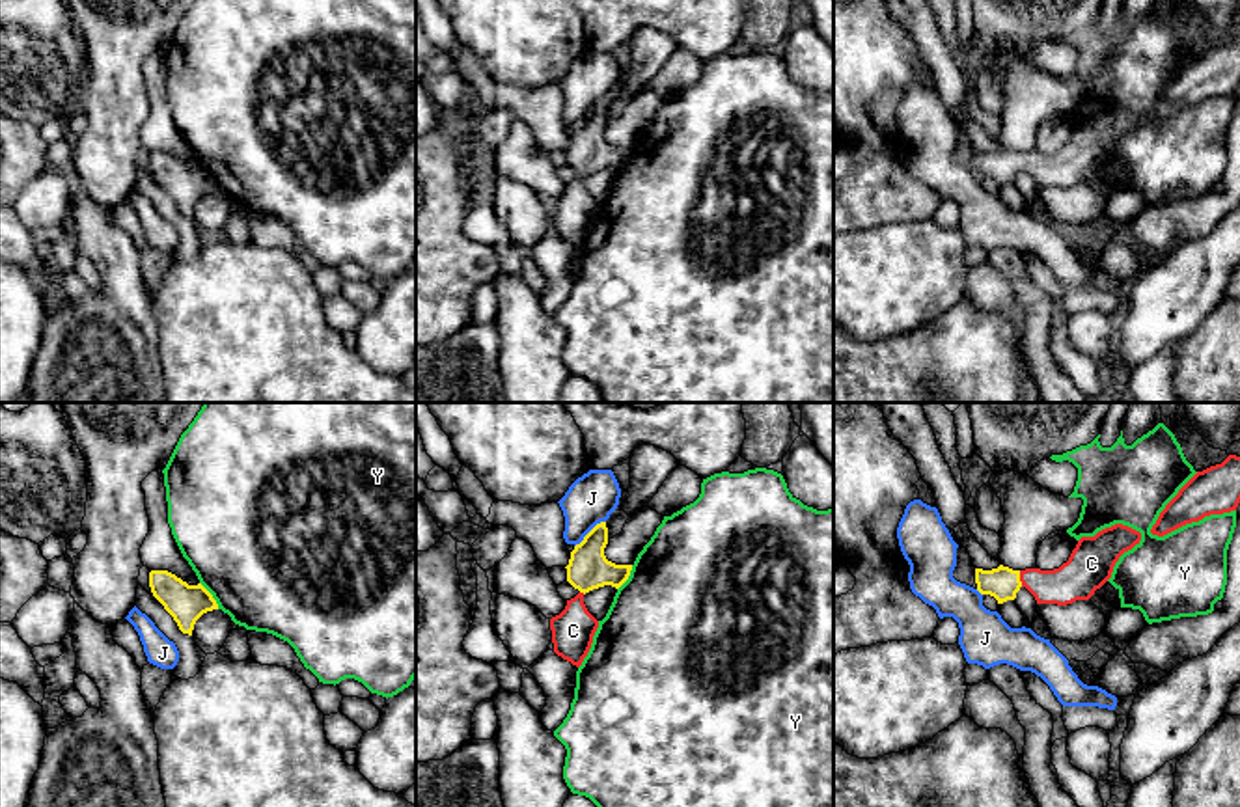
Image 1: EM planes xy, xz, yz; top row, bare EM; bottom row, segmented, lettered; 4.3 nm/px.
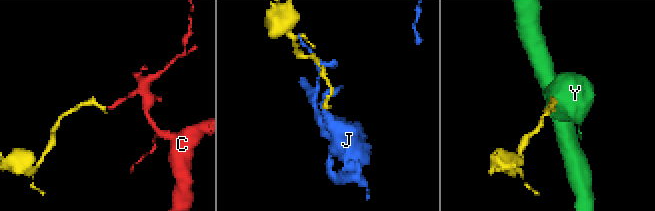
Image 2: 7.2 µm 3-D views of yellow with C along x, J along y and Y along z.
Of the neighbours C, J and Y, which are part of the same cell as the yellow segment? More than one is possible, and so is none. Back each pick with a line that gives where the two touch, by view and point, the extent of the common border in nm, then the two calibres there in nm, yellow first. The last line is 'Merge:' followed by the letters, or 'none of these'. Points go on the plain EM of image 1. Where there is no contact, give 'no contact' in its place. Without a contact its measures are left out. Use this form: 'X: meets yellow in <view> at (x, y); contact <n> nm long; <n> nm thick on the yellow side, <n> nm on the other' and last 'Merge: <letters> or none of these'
C: meets yellow in yz at (1019, 161); contact 70 nm long; 140 nm thick on the yellow side, 180 nm on the other
Merge: C

